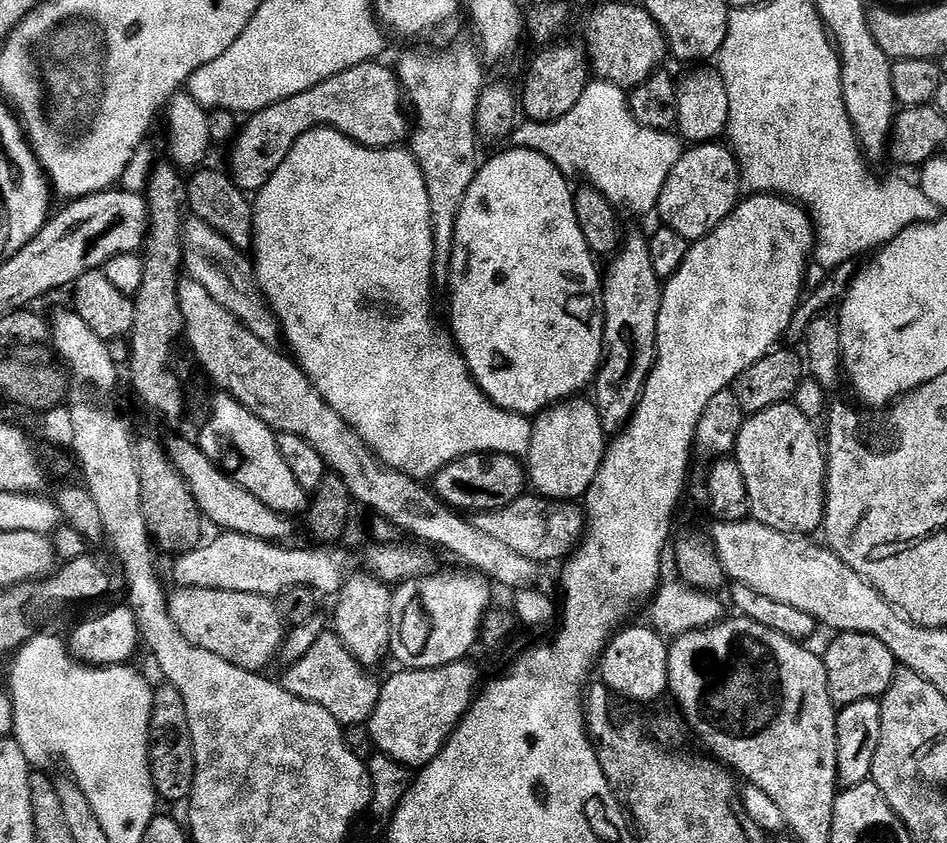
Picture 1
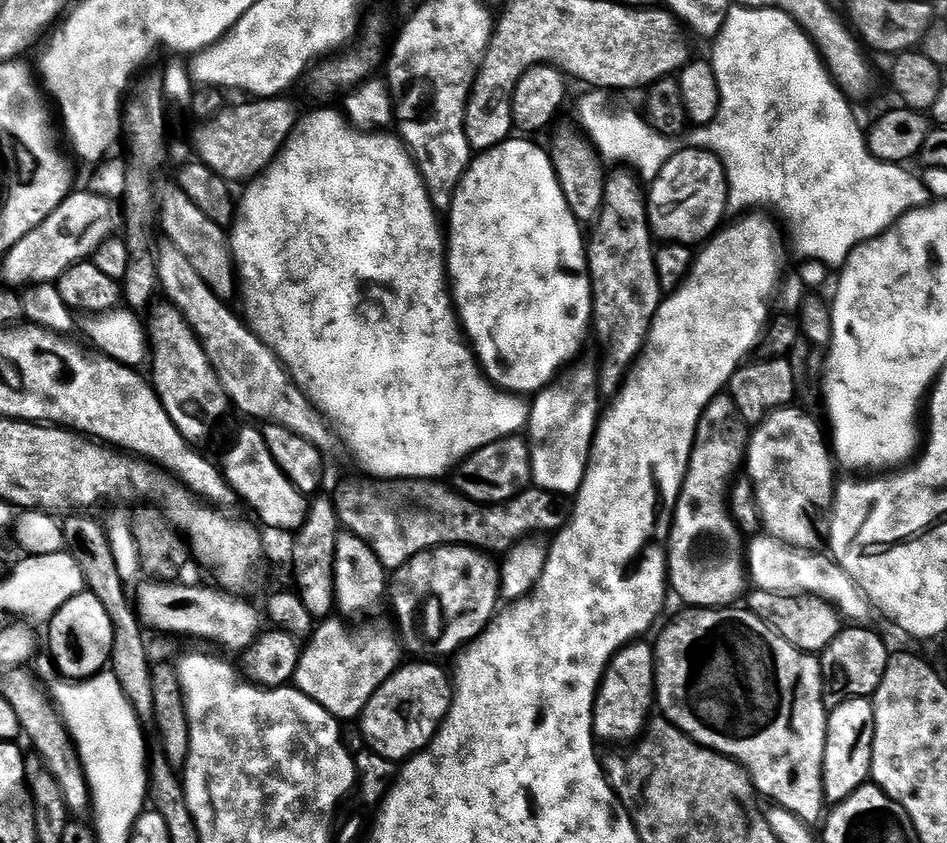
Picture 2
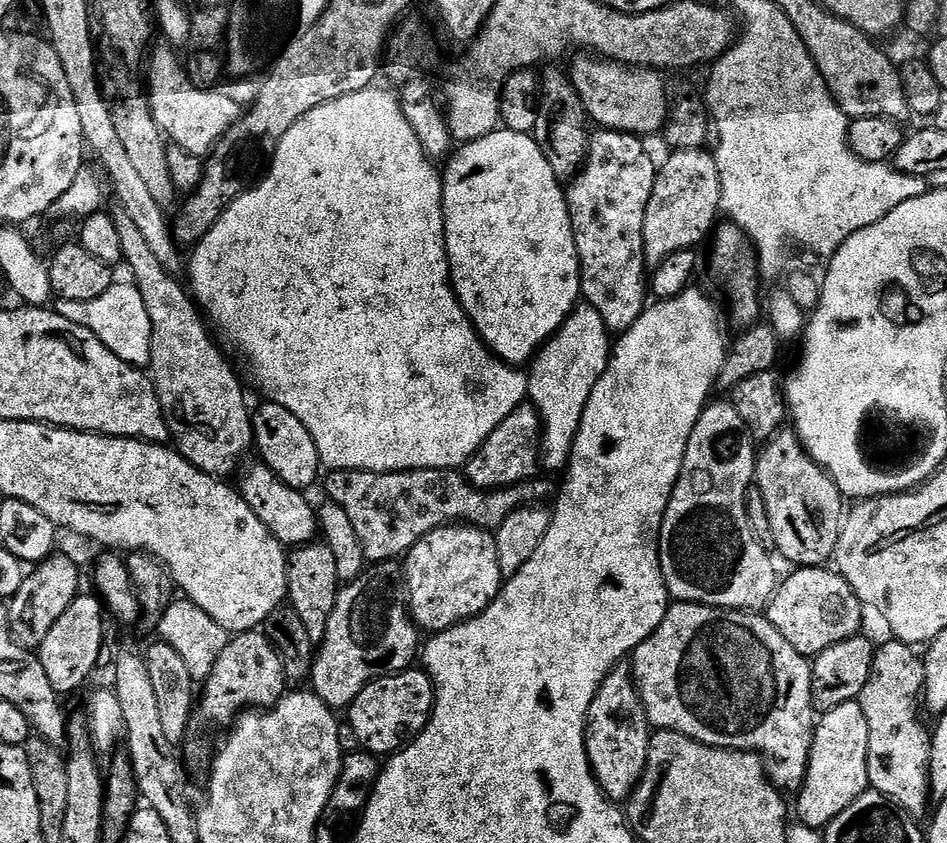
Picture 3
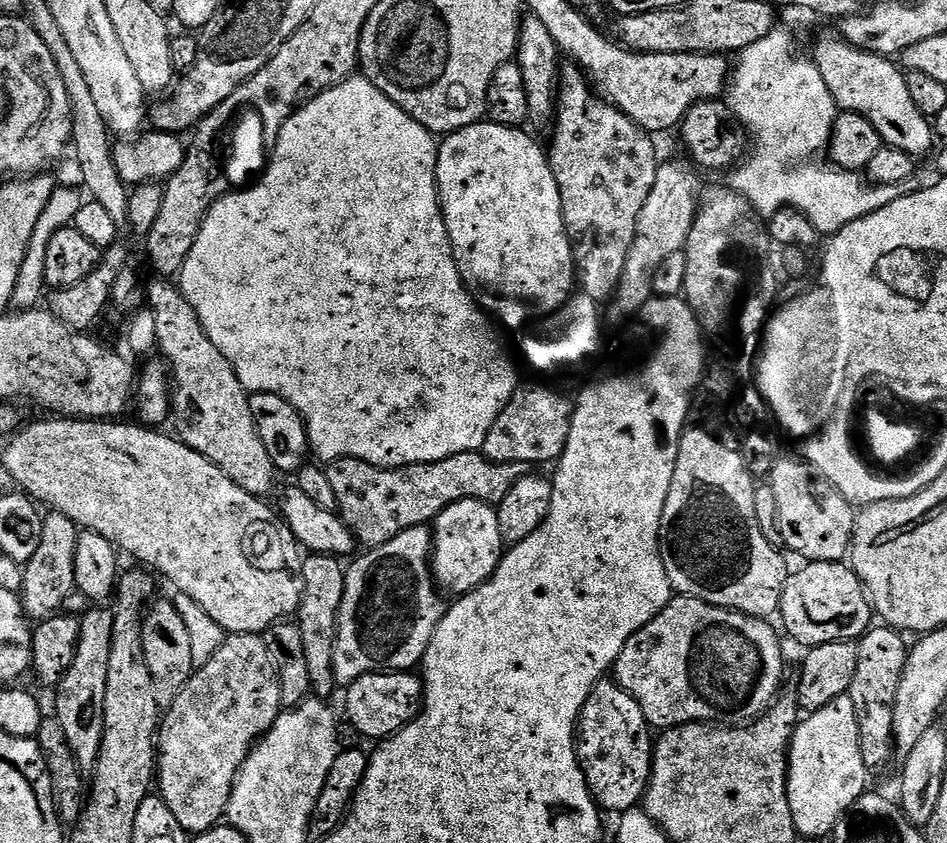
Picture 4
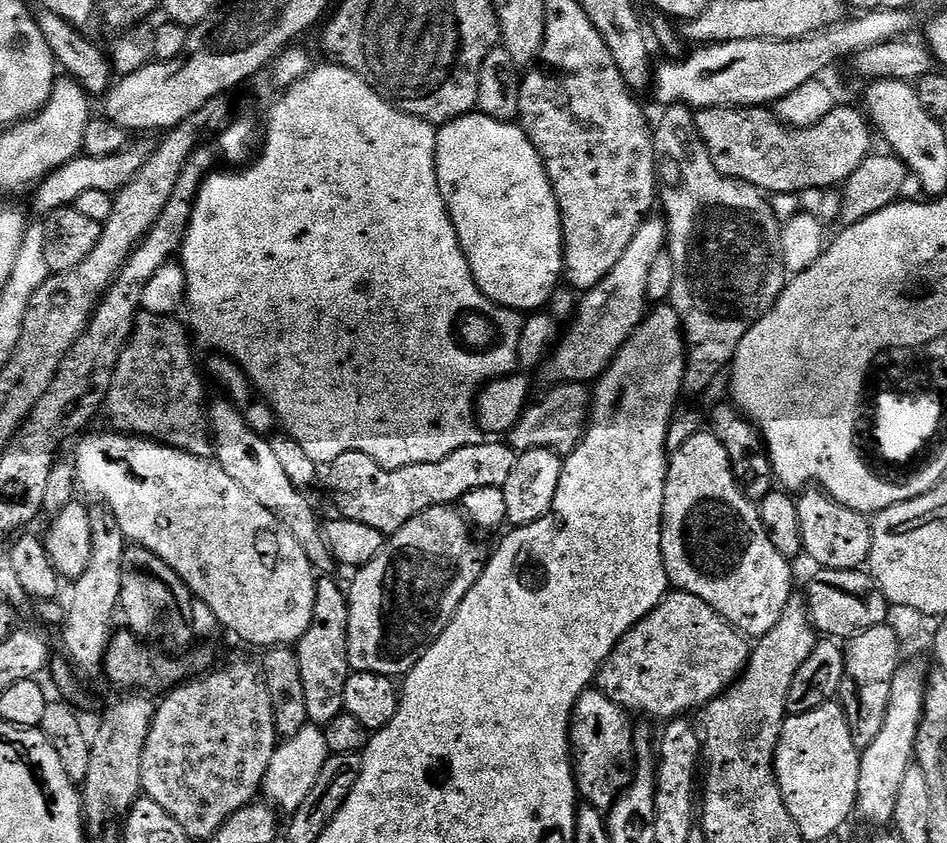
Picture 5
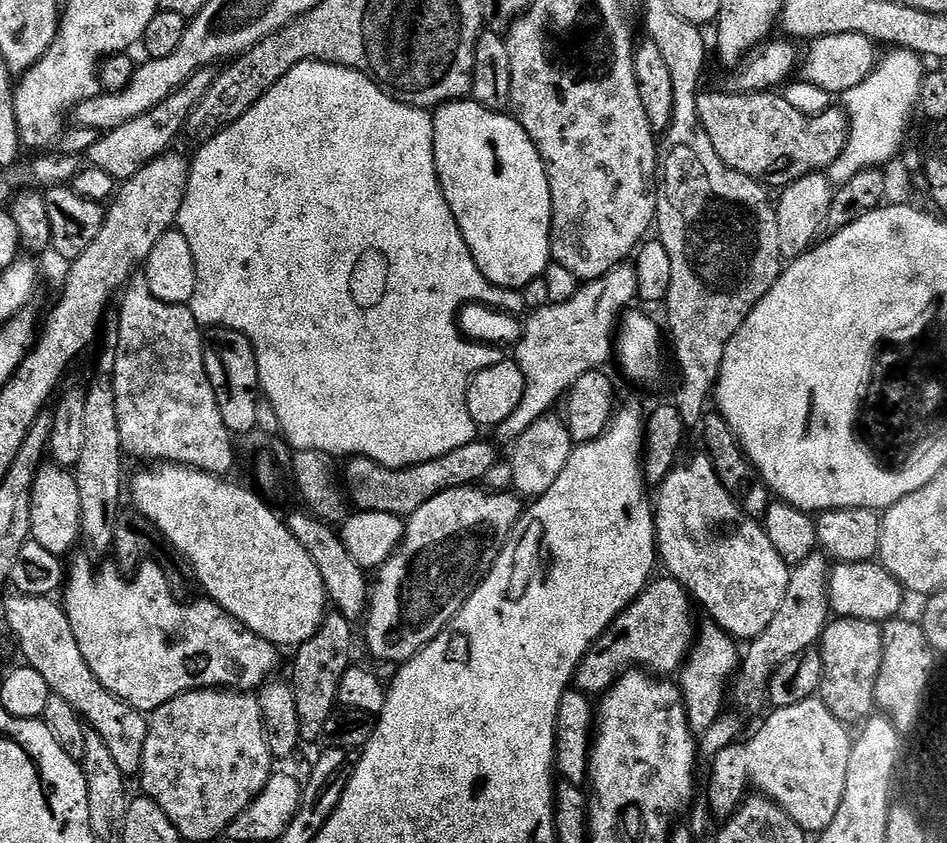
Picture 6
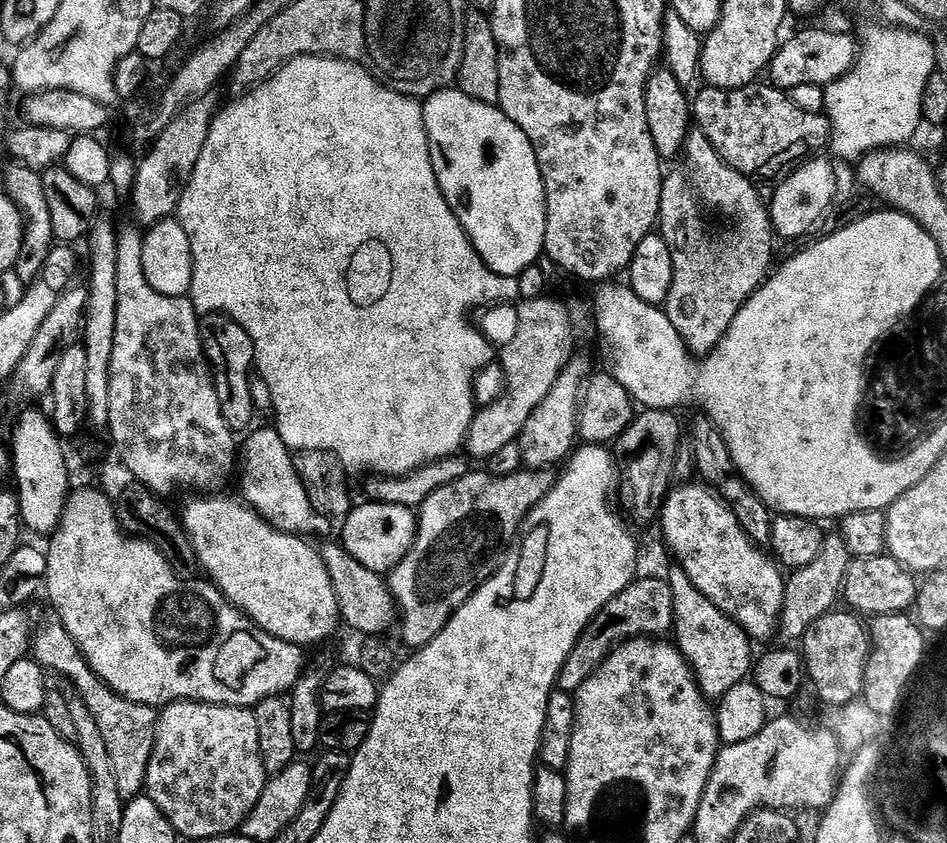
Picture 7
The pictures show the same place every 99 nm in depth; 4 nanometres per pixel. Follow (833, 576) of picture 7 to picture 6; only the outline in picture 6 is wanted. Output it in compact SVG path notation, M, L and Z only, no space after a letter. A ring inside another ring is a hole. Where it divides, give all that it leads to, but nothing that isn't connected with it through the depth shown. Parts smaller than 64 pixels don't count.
M815 554L791 569L788 578L786 598L770 626L746 648L746 657L742 662L739 675L744 678L744 688L768 688L772 676L790 658L802 654L813 647L823 637L825 628L830 623L830 563L824 554Z

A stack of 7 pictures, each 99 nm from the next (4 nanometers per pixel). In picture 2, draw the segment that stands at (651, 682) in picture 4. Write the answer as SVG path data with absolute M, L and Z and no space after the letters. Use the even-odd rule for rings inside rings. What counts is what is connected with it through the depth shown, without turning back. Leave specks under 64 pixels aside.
M689 607L684 610L688 612L674 617L664 629L662 629L663 627L659 629L659 632L661 631L660 637L654 640L654 651L656 653L655 707L663 719L684 732L694 742L701 744L703 748L721 752L723 756L737 760L739 764L747 768L759 795L761 797L769 796L777 804L777 809L792 813L809 826L819 825L826 812L824 755L826 754L826 734L828 733L828 713L830 711L829 705L824 703L824 679L822 678L819 659L813 653L804 652L801 648L795 648L790 642L786 642L786 638L782 638L782 634L775 632L765 620L758 618L755 611L748 609L747 612L746 609L740 607Z

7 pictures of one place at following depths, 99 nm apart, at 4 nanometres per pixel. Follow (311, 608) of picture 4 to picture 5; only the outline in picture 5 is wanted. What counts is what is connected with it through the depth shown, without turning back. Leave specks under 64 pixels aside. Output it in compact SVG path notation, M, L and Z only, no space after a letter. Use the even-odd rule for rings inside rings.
M324 576L317 581L314 618L311 620L310 629L296 644L308 721L315 727L328 725L344 711L346 682L352 672L348 660L347 593L332 578Z

